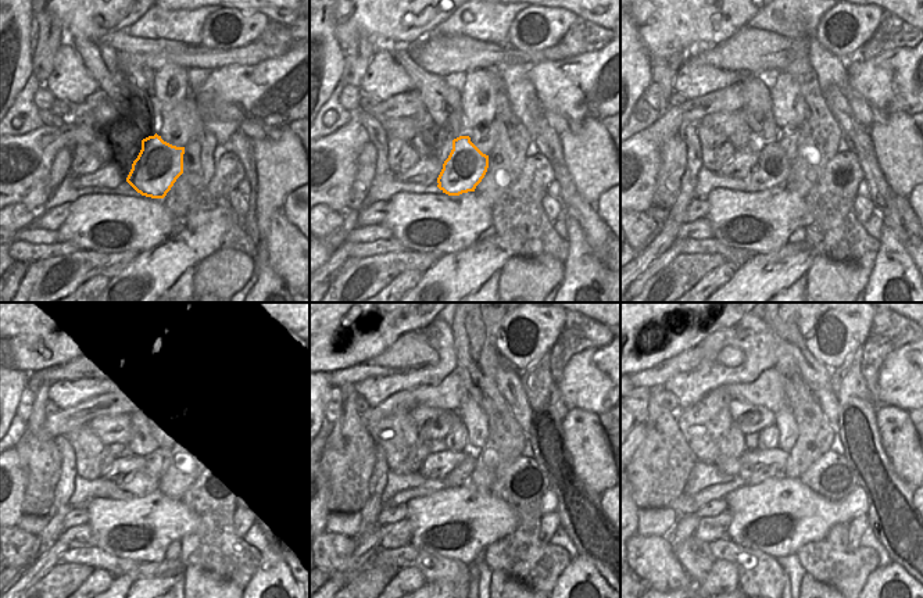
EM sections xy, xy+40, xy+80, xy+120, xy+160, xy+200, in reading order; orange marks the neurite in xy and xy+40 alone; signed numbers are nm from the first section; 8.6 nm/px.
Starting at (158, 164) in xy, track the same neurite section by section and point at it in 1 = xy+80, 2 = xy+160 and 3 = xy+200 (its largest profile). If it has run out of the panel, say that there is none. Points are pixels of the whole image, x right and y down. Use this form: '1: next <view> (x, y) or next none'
1: next xy+80 (772, 168)
2: next xy+160 (401, 497)
3: next xy+200 (687, 502)

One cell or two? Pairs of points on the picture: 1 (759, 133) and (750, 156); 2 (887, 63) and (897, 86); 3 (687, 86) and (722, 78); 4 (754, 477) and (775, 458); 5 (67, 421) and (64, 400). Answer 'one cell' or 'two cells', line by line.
1: two cells
2: one cell
3: one cell
4: two cells
5: two cells

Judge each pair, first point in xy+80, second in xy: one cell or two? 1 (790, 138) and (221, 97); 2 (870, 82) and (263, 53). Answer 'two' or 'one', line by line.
1: one
2: two

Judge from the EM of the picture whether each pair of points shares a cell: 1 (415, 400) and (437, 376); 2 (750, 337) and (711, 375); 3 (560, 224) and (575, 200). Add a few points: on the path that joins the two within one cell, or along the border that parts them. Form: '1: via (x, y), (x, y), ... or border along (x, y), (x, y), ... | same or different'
1: border along (454, 369), (436, 385), (418, 385), (404, 390) | different
2: via (734, 336), (725, 337), (711, 351), (711, 360) | same
3: border along (564, 207), (568, 214) | different

